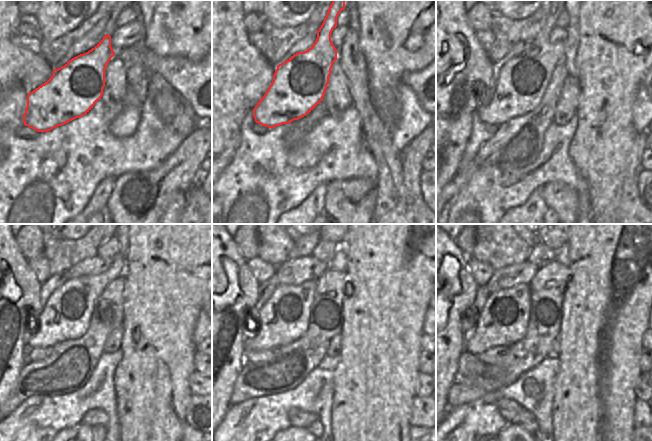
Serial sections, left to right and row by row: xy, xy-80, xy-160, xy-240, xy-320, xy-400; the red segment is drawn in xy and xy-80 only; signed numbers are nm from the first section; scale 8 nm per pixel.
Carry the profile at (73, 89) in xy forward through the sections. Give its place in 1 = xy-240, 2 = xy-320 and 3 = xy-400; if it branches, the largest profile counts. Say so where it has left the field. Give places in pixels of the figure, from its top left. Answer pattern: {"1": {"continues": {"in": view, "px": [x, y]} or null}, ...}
{"1": {"continues": {"in": "xy-240", "px": [66, 314]}}, "2": {"continues": {"in": "xy-320", "px": [284, 318]}}, "3": {"continues": {"in": "xy-400", "px": [503, 321]}}}

